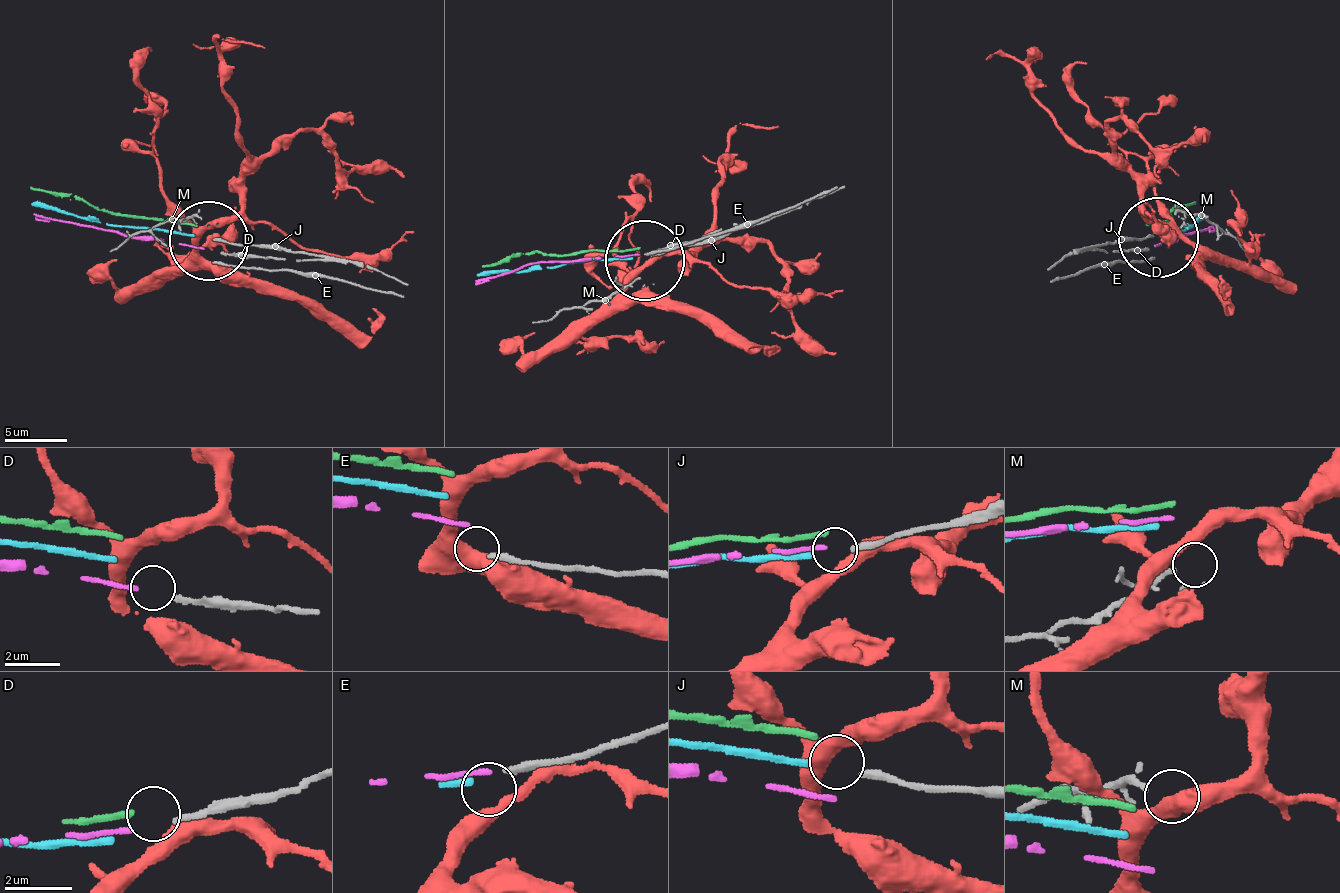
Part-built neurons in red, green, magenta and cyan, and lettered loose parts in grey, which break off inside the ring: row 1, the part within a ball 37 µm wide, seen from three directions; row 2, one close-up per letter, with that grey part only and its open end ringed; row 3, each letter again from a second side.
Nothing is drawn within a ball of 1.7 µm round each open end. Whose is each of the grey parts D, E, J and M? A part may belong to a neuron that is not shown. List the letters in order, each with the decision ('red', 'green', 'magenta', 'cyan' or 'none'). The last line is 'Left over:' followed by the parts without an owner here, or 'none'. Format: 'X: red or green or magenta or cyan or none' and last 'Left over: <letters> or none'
D: magenta
E: none
J: cyan
M: none
Left over: E, M

